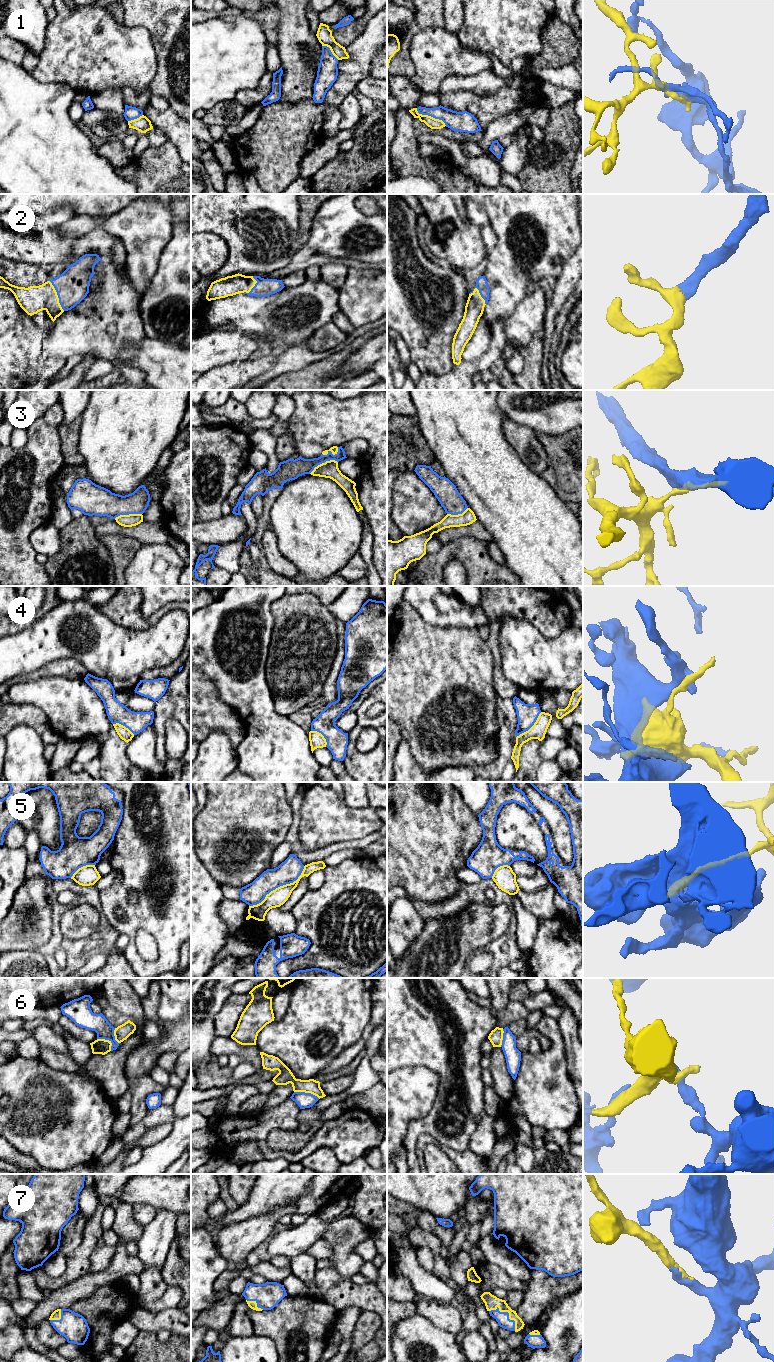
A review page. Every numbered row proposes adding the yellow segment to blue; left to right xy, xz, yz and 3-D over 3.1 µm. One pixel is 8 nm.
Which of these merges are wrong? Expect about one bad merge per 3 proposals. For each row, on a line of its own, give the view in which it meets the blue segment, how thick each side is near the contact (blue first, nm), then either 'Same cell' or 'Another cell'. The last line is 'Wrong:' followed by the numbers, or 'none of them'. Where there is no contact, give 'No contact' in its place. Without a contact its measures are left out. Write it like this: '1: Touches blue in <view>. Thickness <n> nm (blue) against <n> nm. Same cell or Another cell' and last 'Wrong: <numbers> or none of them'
1: Touches blue in yz. Thickness 160 nm (blue) against 90 nm. Another cell
2: Touches blue in xy. Thickness 280 nm (blue) against 220 nm. Same cell
3: Touches blue in xz. Thickness 150 nm (blue) against 140 nm. Another cell
4: Touches blue in yz. Thickness 170 nm (blue) against 120 nm. Another cell
5: Touches blue in xz. Thickness 180 nm (blue) against 140 nm. Another cell
6: Touches blue in xz. Thickness 130 nm (blue) against 120 nm. Another cell
7: Touches blue in yz. Thickness 100 nm (blue) against 110 nm. Same cell
Wrong: 1, 3, 4, 5, 6

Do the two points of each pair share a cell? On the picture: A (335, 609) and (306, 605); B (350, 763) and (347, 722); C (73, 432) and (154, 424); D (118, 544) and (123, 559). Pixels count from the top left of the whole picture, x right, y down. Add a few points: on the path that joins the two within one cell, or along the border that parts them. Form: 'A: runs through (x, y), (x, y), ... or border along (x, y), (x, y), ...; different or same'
A: border along (326, 606), (337, 619); different
B: border along (355, 711), (356, 725), (348, 733); different
C: border along (80, 418), (78, 451), (82, 455); different
D: runs through (121, 548), (122, 555); same

